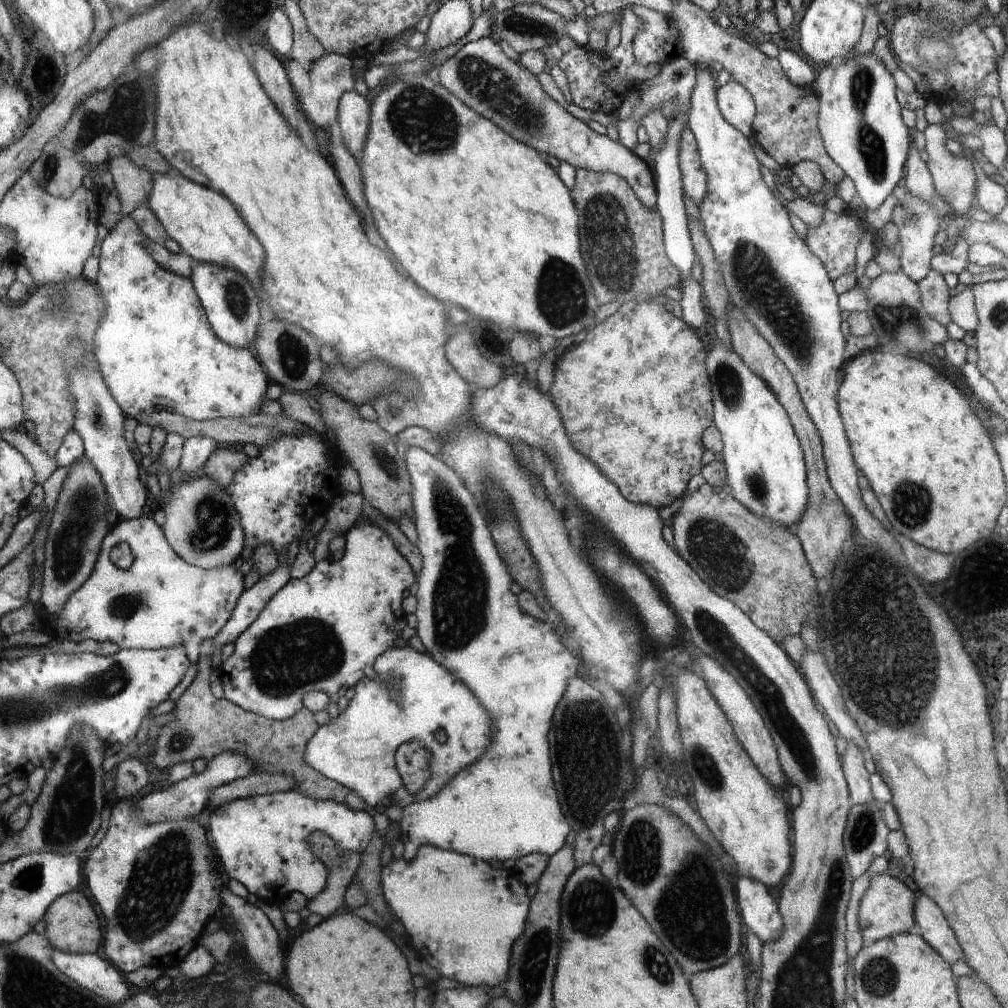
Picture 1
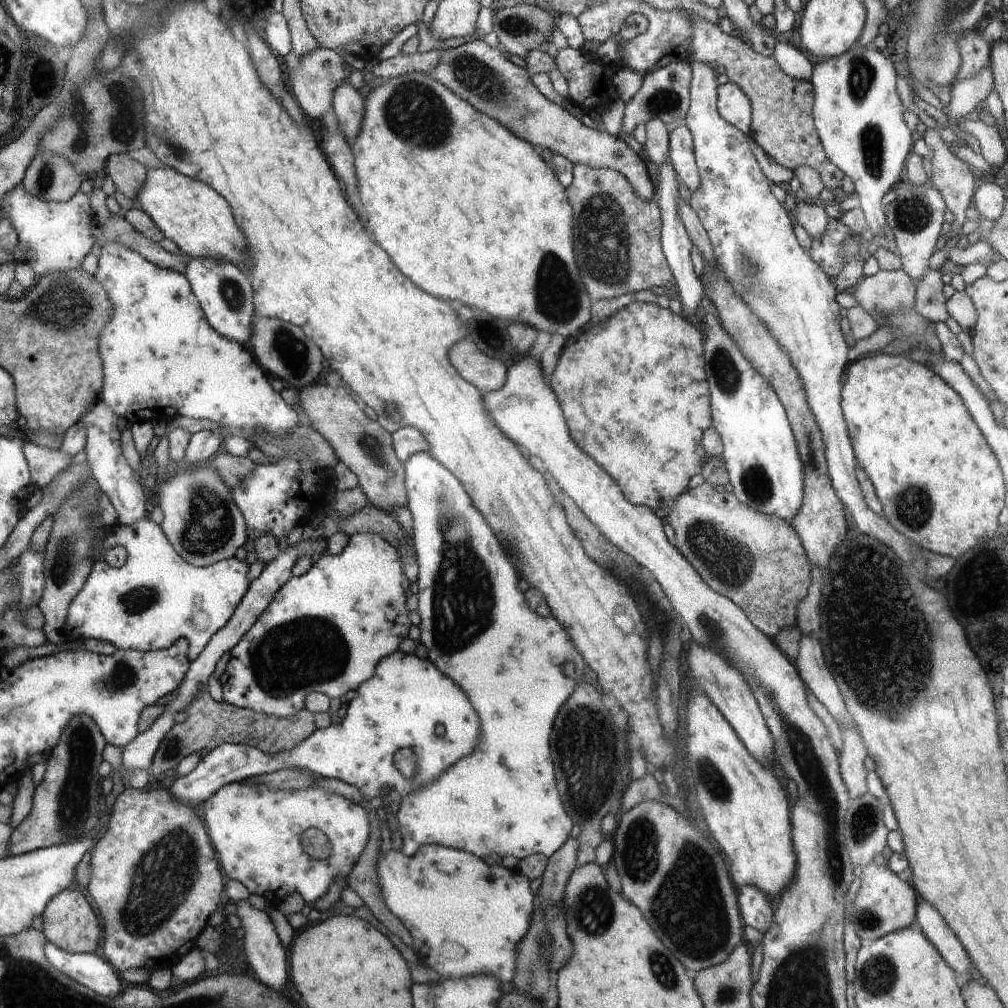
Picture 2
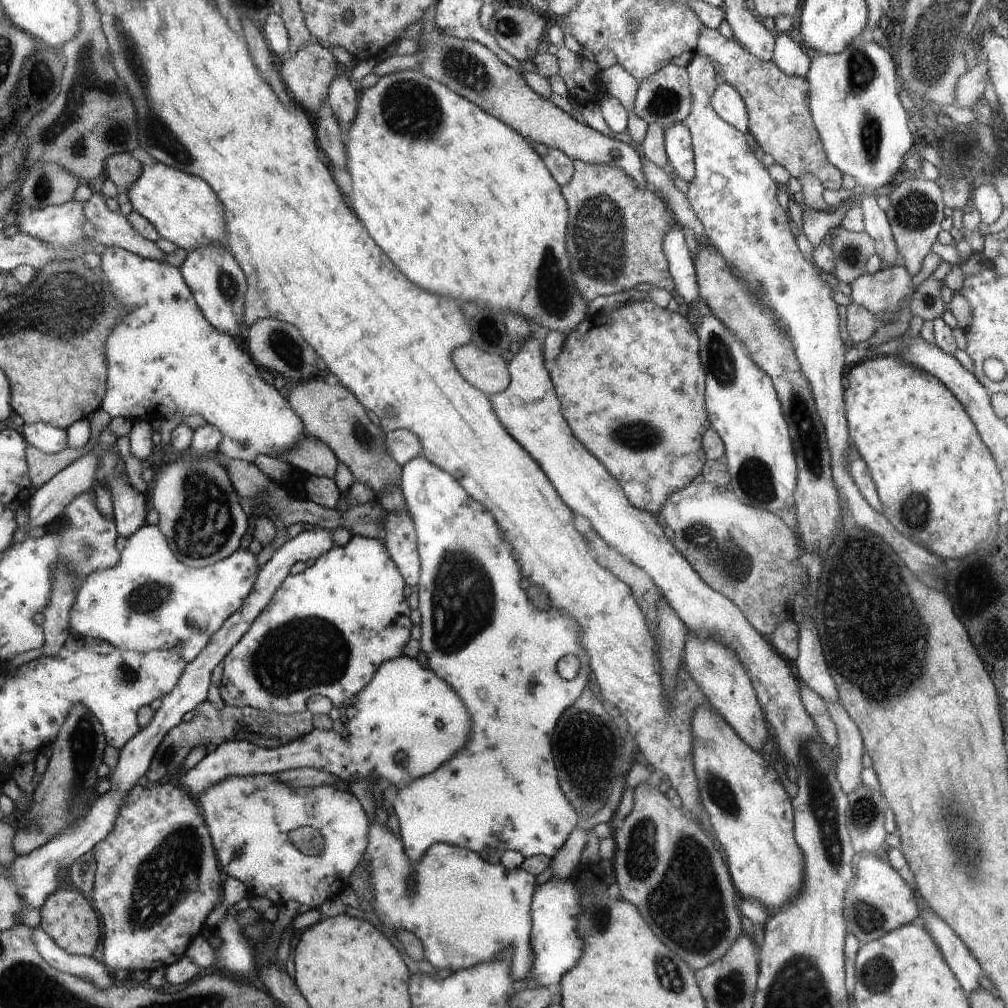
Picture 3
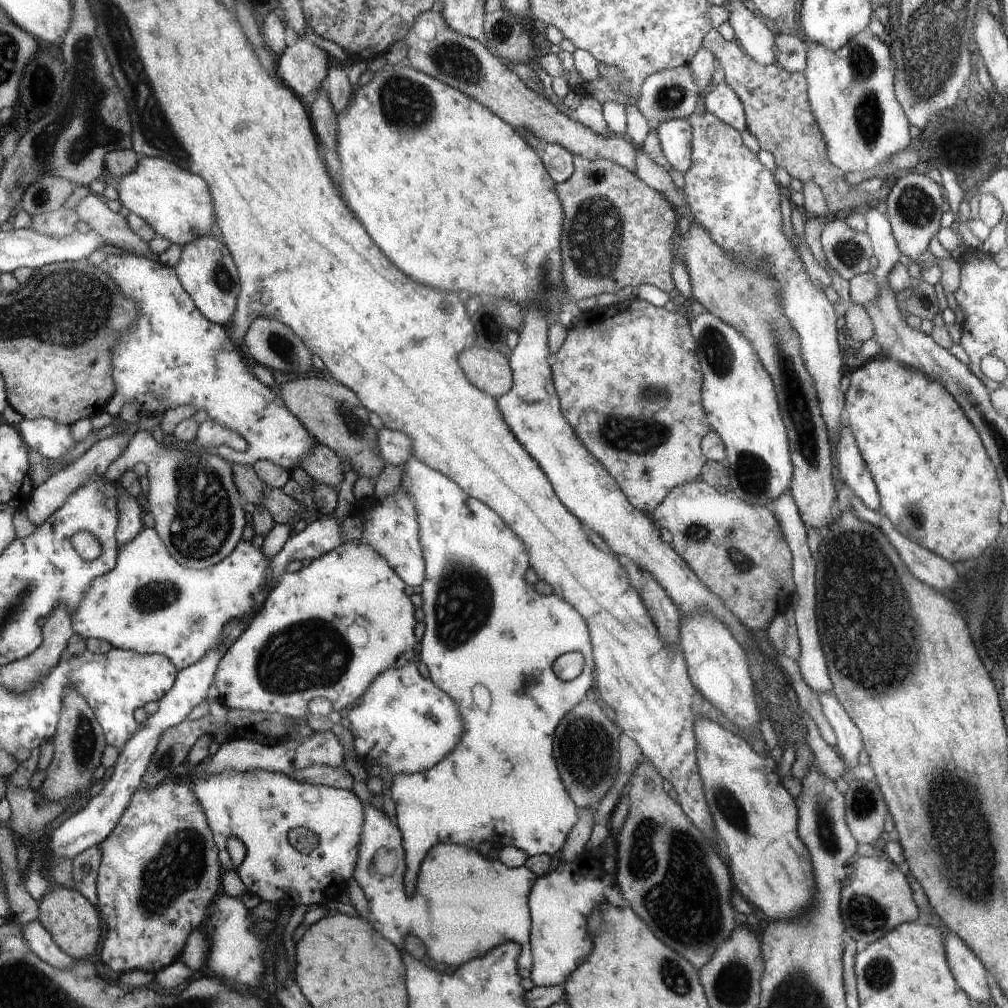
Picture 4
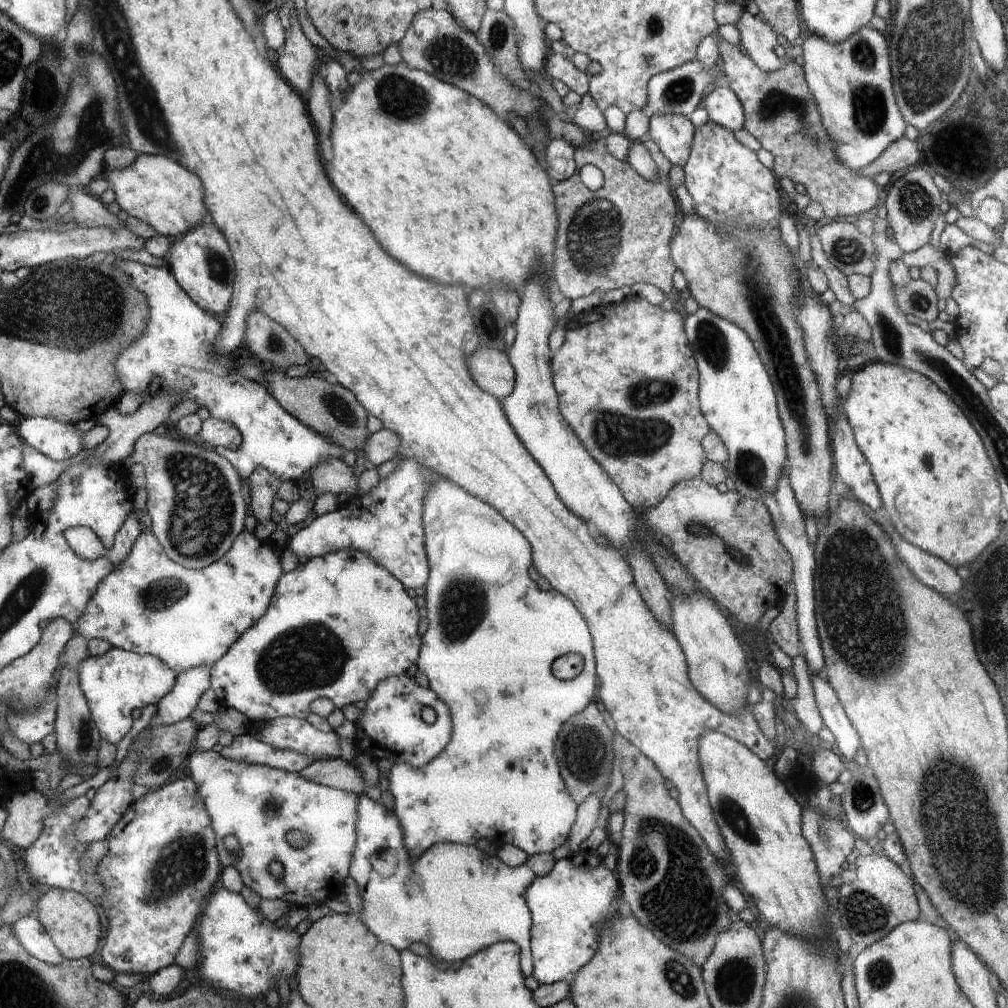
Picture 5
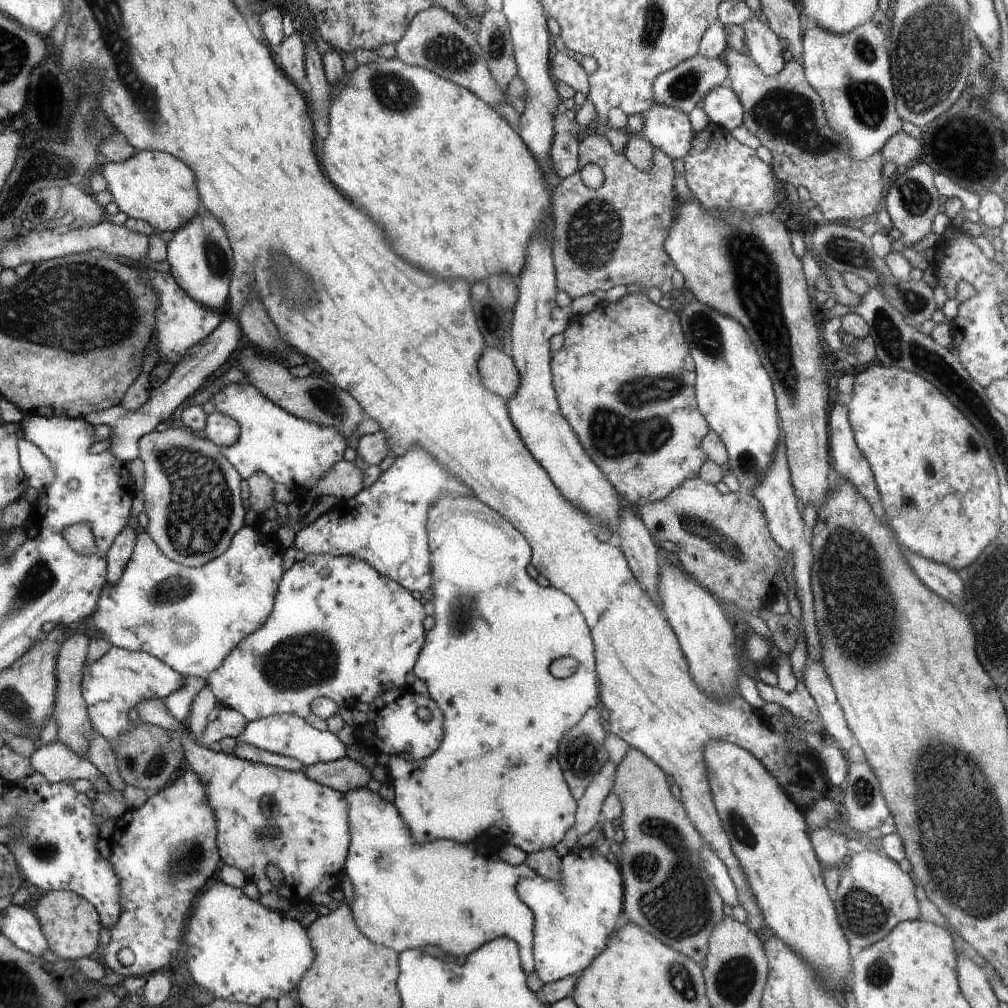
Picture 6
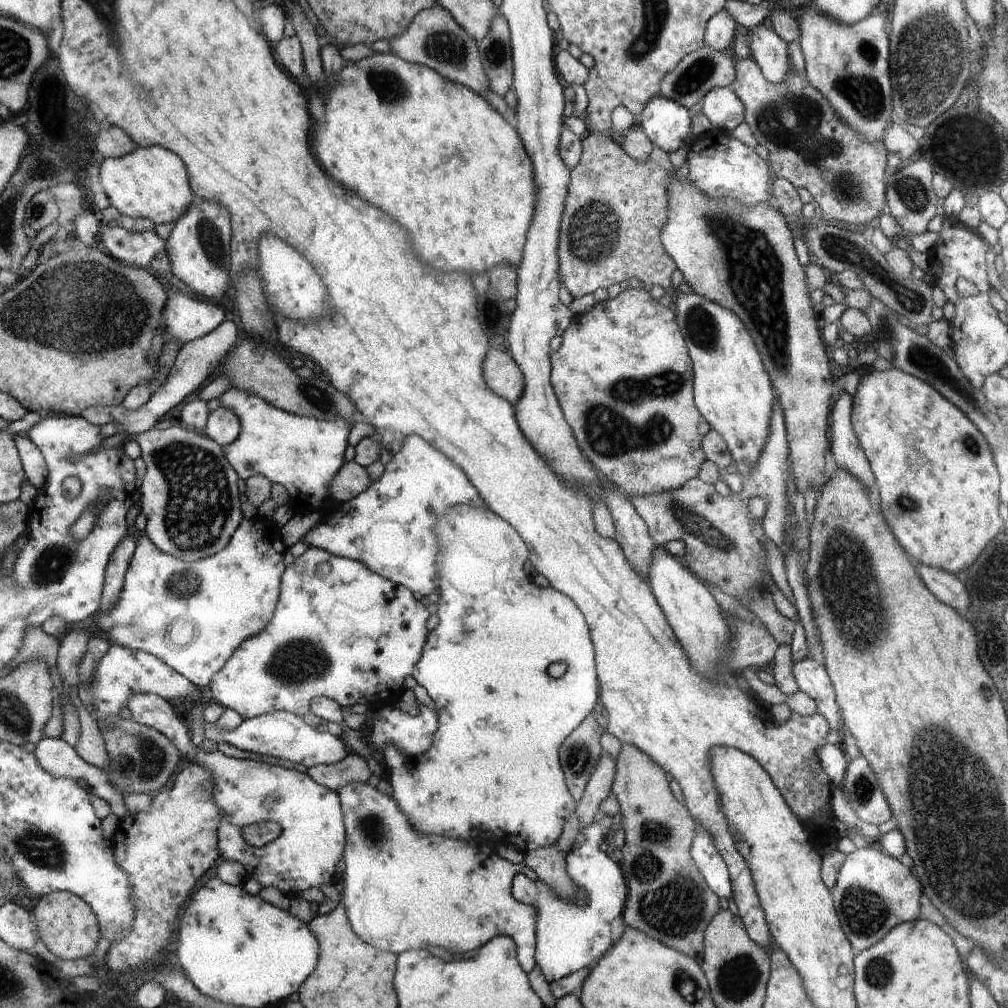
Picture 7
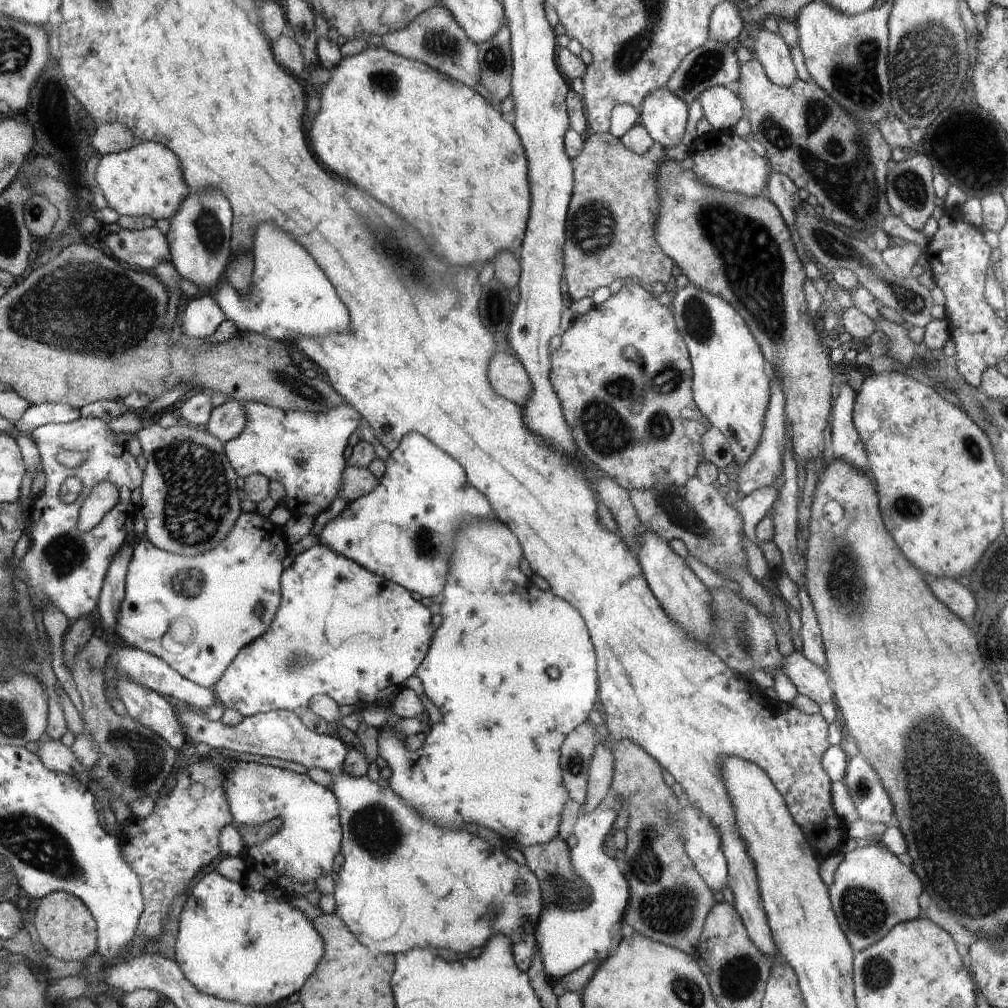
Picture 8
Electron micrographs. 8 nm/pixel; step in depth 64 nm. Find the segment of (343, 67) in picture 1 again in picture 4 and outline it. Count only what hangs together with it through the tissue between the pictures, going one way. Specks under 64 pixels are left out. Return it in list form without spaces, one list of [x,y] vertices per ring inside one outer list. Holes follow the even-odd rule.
[[[298,36],[298,40],[287,46],[286,50],[279,55],[277,60],[278,78],[303,102],[309,105],[310,101],[316,98],[316,92],[324,88],[330,62],[328,53],[320,48],[316,43],[308,42],[305,36]]]

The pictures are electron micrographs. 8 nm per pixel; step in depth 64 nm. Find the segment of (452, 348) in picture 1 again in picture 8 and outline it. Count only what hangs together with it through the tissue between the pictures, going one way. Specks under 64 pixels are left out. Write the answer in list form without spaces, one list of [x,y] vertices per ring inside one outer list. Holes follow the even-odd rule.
[[[497,349],[494,352],[490,358],[488,378],[500,396],[518,406],[524,406],[532,396],[532,382],[522,362],[508,350]]]

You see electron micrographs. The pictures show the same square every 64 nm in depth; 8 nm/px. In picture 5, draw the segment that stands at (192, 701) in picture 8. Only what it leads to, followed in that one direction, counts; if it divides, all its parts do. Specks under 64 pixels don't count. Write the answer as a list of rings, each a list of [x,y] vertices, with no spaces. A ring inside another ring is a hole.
[[[114,647],[103,655],[89,655],[78,666],[80,690],[86,697],[96,728],[102,739],[115,746],[132,729],[133,710],[148,704],[157,705],[174,688],[176,678],[174,670],[160,658]]]

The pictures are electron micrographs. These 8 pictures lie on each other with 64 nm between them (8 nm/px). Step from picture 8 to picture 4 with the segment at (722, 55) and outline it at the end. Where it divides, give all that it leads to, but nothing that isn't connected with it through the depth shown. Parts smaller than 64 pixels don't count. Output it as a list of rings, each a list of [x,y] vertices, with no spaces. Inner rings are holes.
[[[684,65],[664,69],[648,76],[642,84],[642,90],[635,105],[648,124],[655,127],[666,120],[687,119],[692,116],[698,104],[698,94],[700,94],[700,88],[694,80],[694,74],[688,65]]]

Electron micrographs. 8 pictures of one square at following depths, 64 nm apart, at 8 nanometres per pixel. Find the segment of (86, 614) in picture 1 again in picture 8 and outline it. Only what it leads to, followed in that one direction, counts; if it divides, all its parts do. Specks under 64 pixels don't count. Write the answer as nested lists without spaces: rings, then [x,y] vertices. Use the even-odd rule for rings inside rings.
[[[242,511],[220,546],[192,558],[170,554],[156,548],[148,539],[142,539],[134,546],[127,568],[126,592],[116,614],[114,634],[121,644],[161,658],[184,678],[210,689],[222,678],[224,670],[236,658],[240,649],[260,638],[272,624],[281,601],[281,576],[284,570],[282,561],[289,555],[290,546],[284,539],[282,529],[274,526],[268,518],[260,516],[257,511]],[[174,620],[192,624],[192,644],[180,646],[178,652],[162,646],[162,638],[166,636]]]

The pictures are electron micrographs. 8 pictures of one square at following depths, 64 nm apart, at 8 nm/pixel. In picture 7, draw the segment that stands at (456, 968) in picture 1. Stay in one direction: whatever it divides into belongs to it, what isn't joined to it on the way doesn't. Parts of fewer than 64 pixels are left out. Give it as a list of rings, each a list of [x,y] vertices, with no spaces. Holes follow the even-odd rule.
[[[350,782],[350,784],[344,784],[337,790],[340,796],[340,802],[344,814],[344,824],[346,830],[346,844],[344,844],[344,872],[339,877],[340,887],[340,899],[339,902],[344,904],[346,914],[348,914],[348,922],[354,930],[356,936],[360,936],[368,946],[374,946],[374,948],[384,950],[384,952],[392,952],[394,954],[400,954],[406,952],[406,950],[412,950],[412,948],[446,948],[454,954],[466,954],[472,950],[479,949],[484,946],[492,938],[506,935],[512,938],[516,944],[516,952],[518,958],[518,964],[520,968],[526,973],[530,974],[535,967],[535,922],[538,916],[536,908],[529,904],[524,904],[519,900],[516,900],[512,894],[513,880],[516,875],[524,875],[530,878],[532,882],[538,880],[538,876],[524,863],[512,864],[508,860],[504,860],[496,851],[486,846],[486,844],[476,844],[474,840],[454,840],[454,838],[446,838],[446,836],[440,836],[440,846],[438,846],[438,836],[426,836],[426,834],[420,834],[418,830],[412,828],[412,824],[408,822],[408,817],[400,810],[396,800],[393,796],[386,796],[382,794],[377,788],[372,788],[370,784],[365,782]]]

